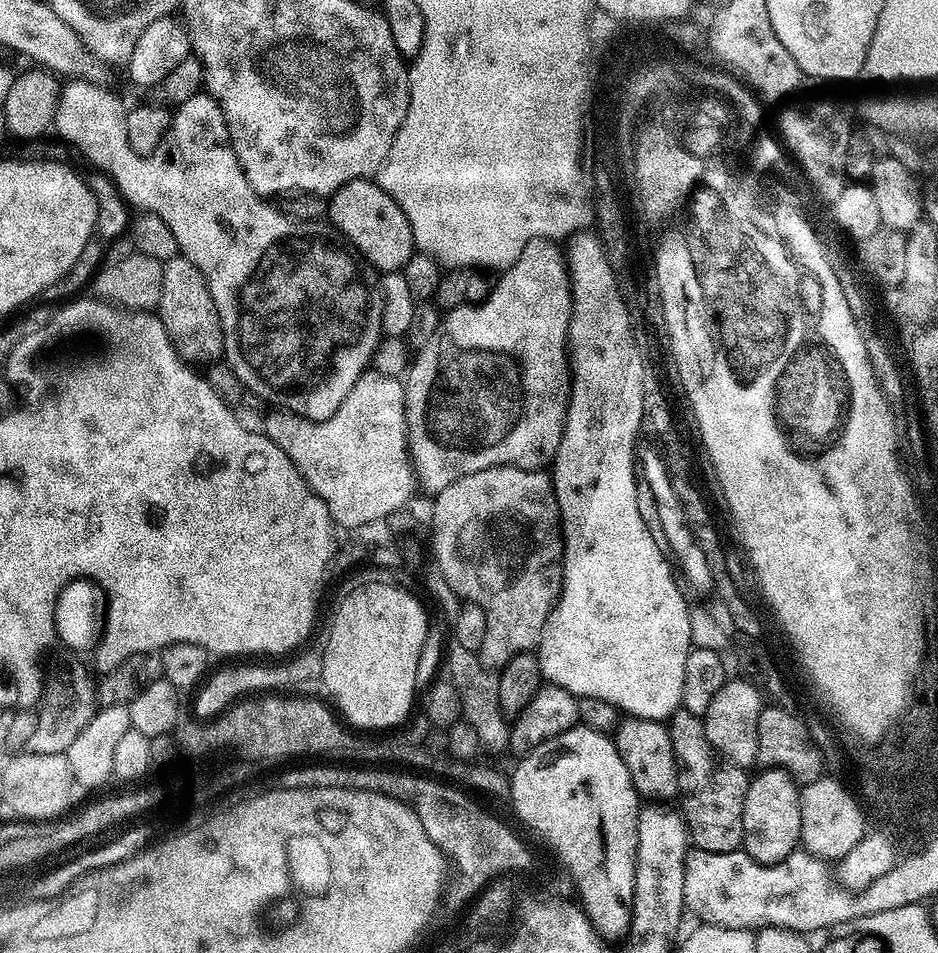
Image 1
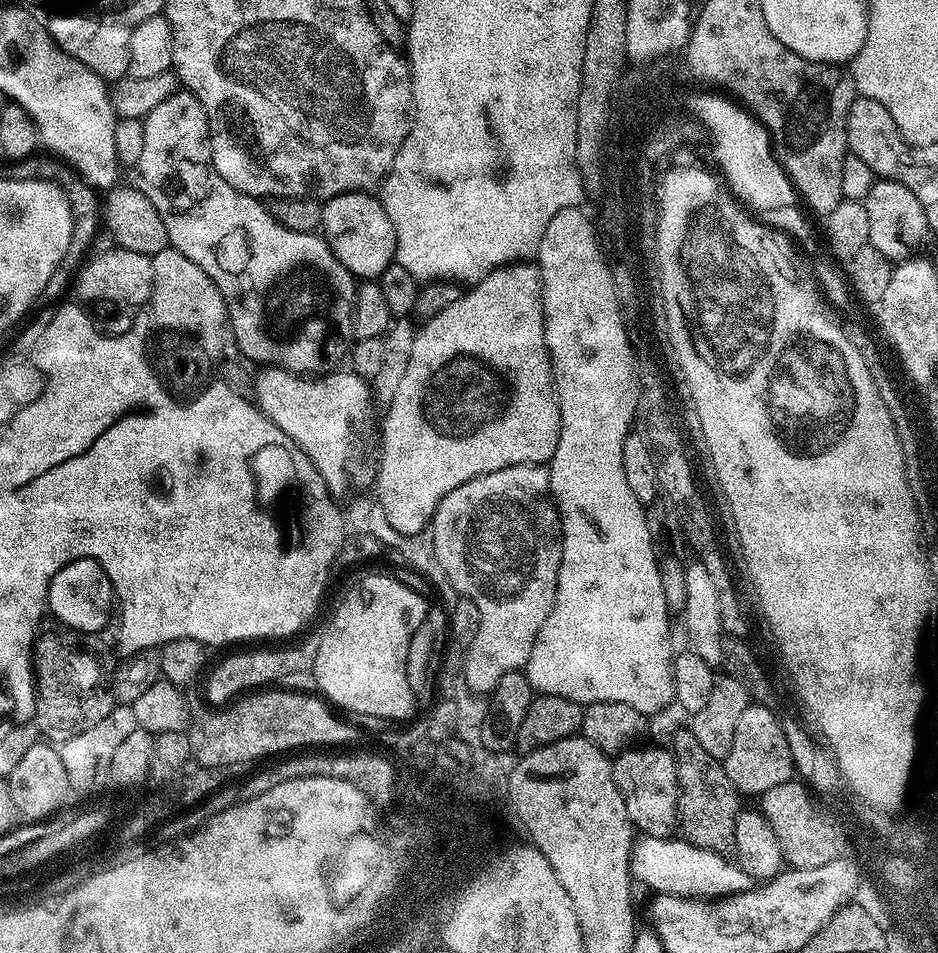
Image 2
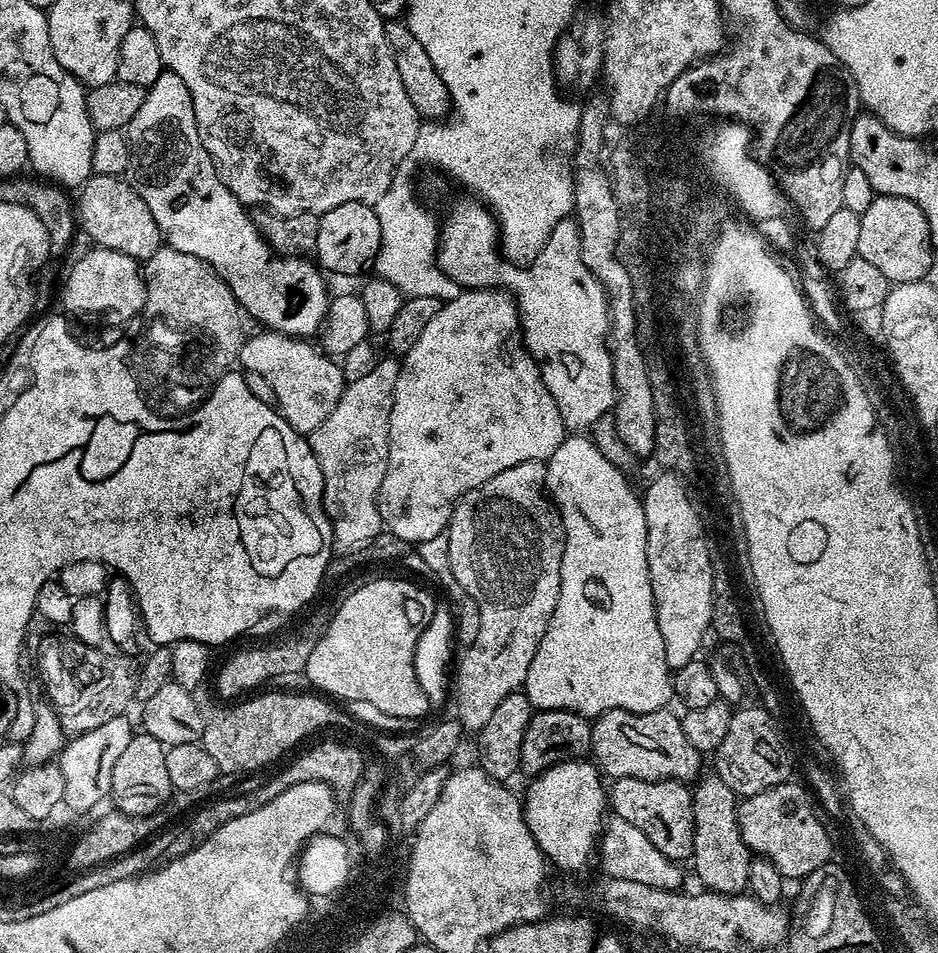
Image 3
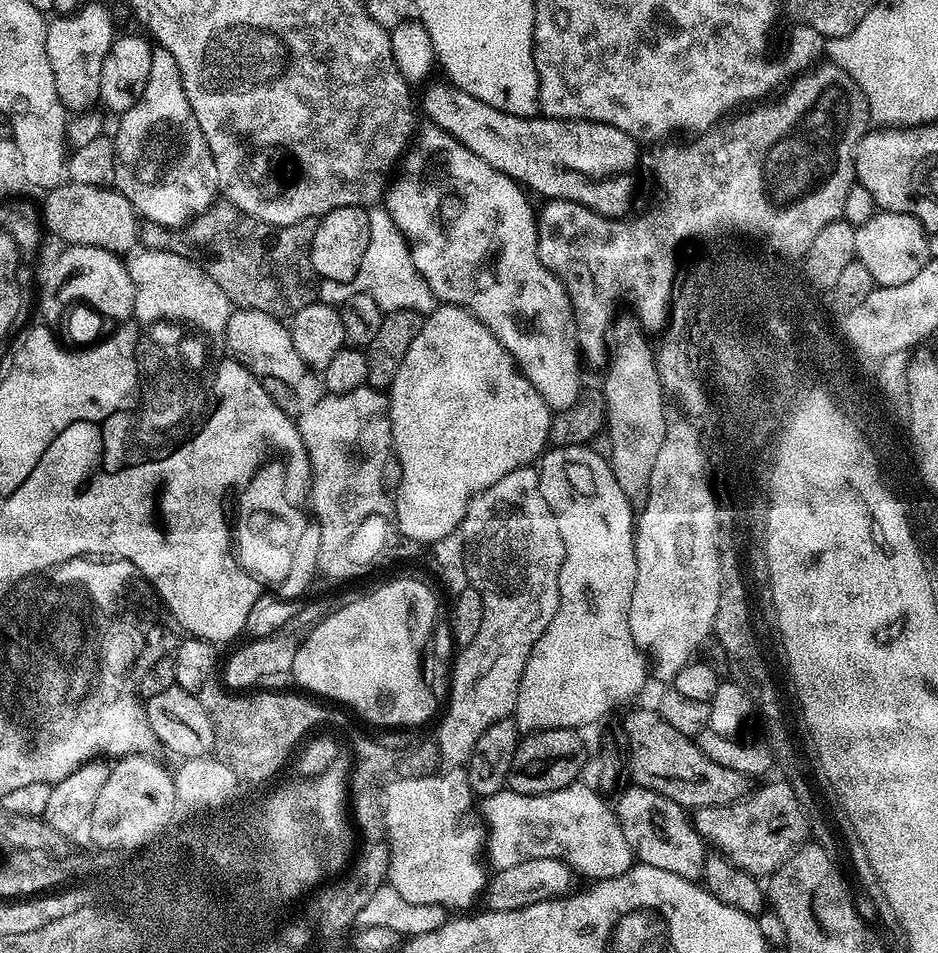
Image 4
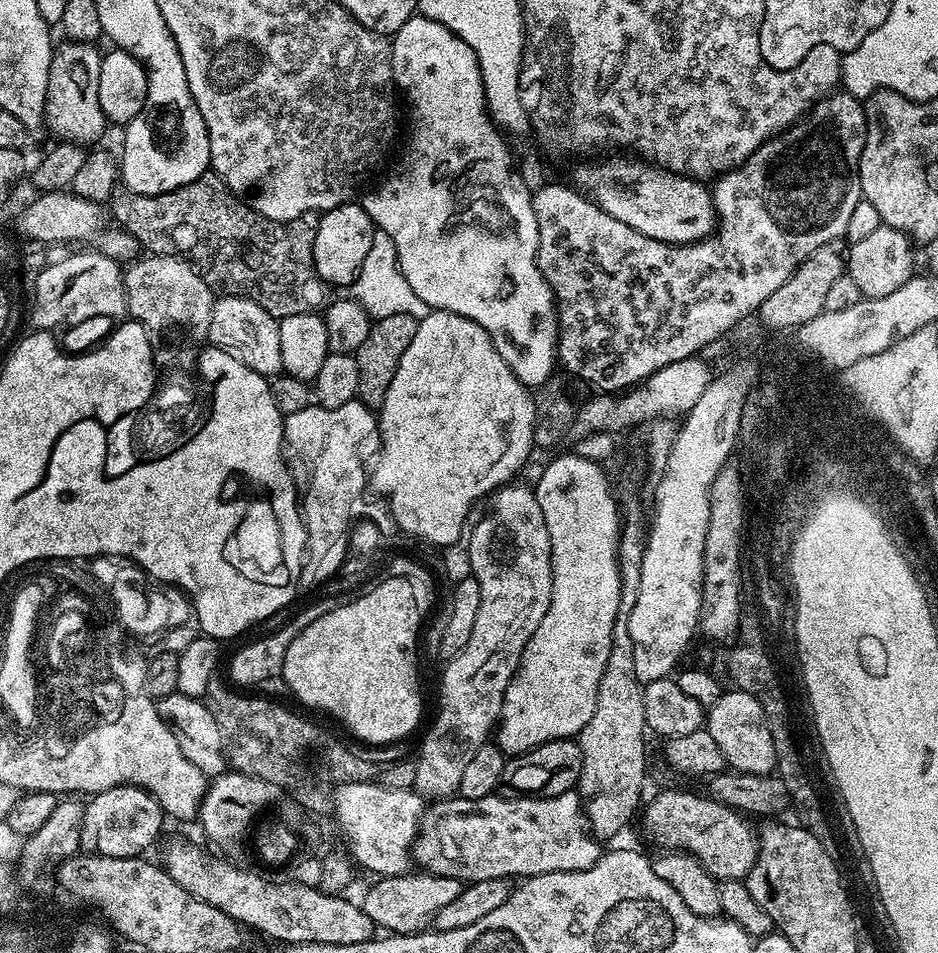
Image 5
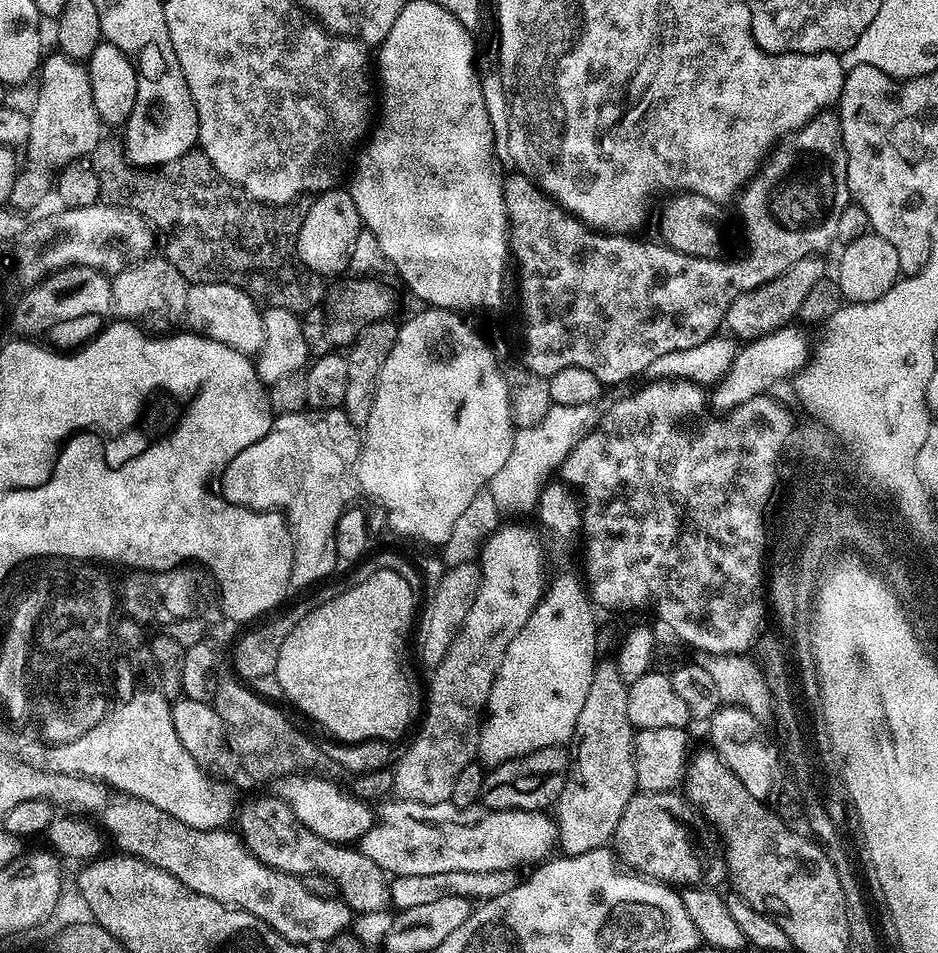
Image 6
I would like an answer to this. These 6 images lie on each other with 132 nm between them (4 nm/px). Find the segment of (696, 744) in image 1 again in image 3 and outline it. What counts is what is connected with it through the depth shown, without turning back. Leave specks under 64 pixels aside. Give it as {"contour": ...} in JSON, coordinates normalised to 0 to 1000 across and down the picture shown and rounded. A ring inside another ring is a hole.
{"contour":[[[762,812],[747,813],[741,820],[738,832],[738,853],[740,854],[740,888],[736,899],[736,908],[742,914],[749,931],[756,936],[787,940],[797,936],[800,925],[800,909],[804,901],[791,884],[791,875],[787,871],[785,845],[787,836],[770,816]]]}

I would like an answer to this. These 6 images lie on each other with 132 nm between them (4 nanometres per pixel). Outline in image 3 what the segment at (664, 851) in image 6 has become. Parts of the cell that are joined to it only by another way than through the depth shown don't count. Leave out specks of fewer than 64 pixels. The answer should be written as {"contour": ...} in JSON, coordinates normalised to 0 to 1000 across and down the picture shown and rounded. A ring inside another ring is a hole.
{"contour":[[[849,821],[821,825],[803,835],[792,836],[785,845],[787,871],[797,893],[825,905],[838,921],[870,910],[883,894],[882,881],[873,865],[866,859],[854,827]]]}

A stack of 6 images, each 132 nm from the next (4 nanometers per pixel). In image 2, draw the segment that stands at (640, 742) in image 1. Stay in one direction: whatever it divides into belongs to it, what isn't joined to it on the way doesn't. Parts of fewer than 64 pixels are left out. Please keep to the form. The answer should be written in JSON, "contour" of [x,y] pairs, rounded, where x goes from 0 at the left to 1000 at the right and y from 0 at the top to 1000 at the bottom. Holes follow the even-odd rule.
{"contour":[[[675,783],[660,790],[652,797],[655,825],[659,825],[659,833],[663,835],[665,852],[670,855],[670,864],[674,866],[679,874],[689,877],[720,878],[723,873],[723,837],[725,836],[723,812],[721,811],[721,795],[711,784],[682,784],[687,783]]]}

